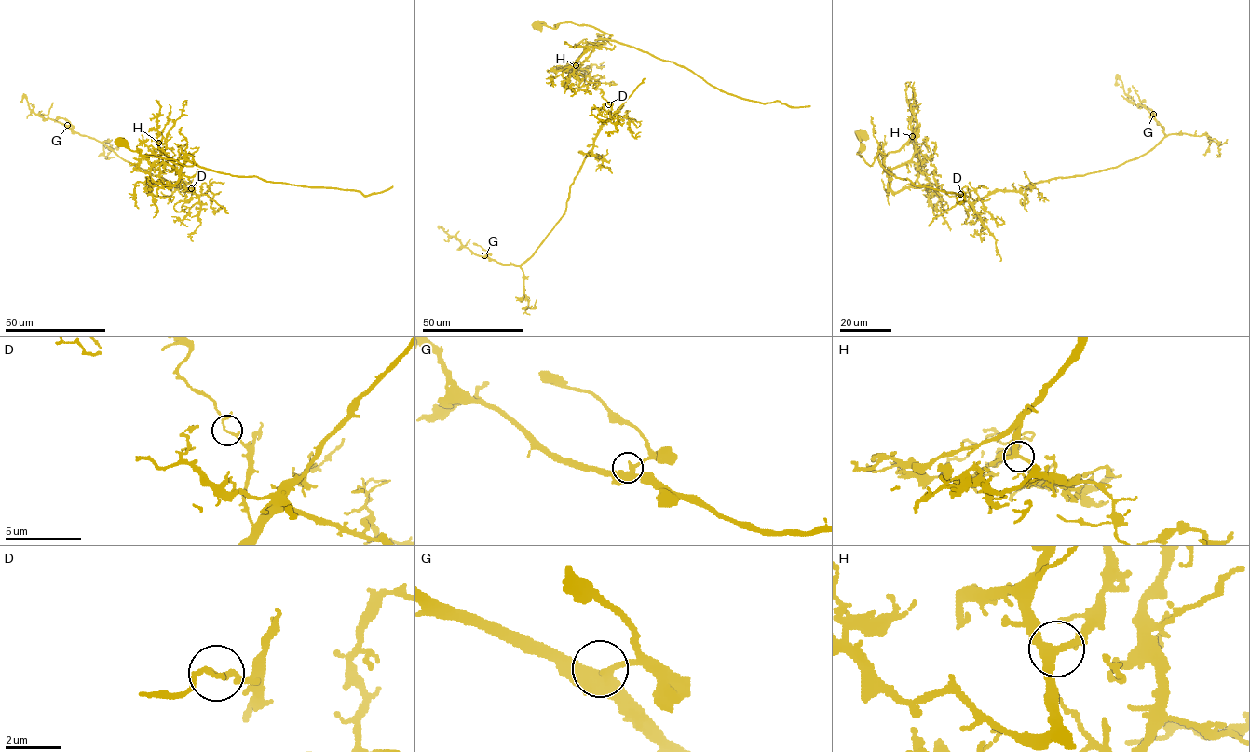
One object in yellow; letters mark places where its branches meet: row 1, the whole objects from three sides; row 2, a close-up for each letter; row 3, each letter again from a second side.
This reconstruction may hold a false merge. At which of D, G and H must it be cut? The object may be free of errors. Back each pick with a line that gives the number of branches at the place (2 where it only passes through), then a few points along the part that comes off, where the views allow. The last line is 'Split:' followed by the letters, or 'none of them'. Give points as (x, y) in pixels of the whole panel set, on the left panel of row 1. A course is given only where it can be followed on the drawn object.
D: 3 branches meet; foreign part runs (191, 188), (195, 194), (132, 165), (101, 143), (44, 119), (29, 108), (24, 97), (20, 102)
Split: D

